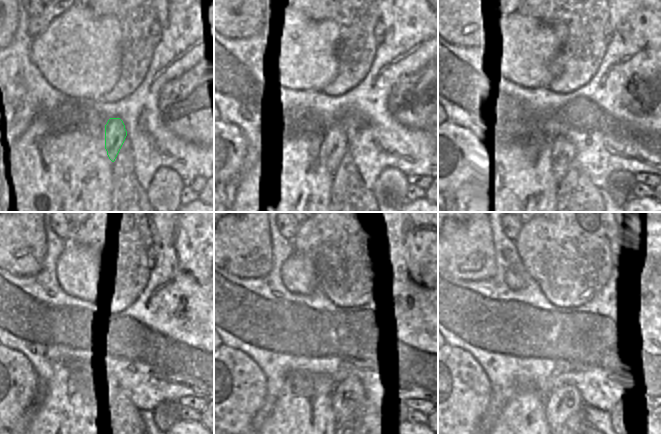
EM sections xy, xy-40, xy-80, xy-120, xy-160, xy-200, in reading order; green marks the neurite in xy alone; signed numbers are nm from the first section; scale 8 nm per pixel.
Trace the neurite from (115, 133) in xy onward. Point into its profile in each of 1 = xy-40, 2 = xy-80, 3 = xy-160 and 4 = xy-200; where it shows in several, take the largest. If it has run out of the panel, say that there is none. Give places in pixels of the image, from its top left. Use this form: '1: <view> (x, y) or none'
1: xy-40 (334, 146)
2: xy-80 (562, 152)
3: xy-160 (346, 390)
4: xy-200 (562, 402)

